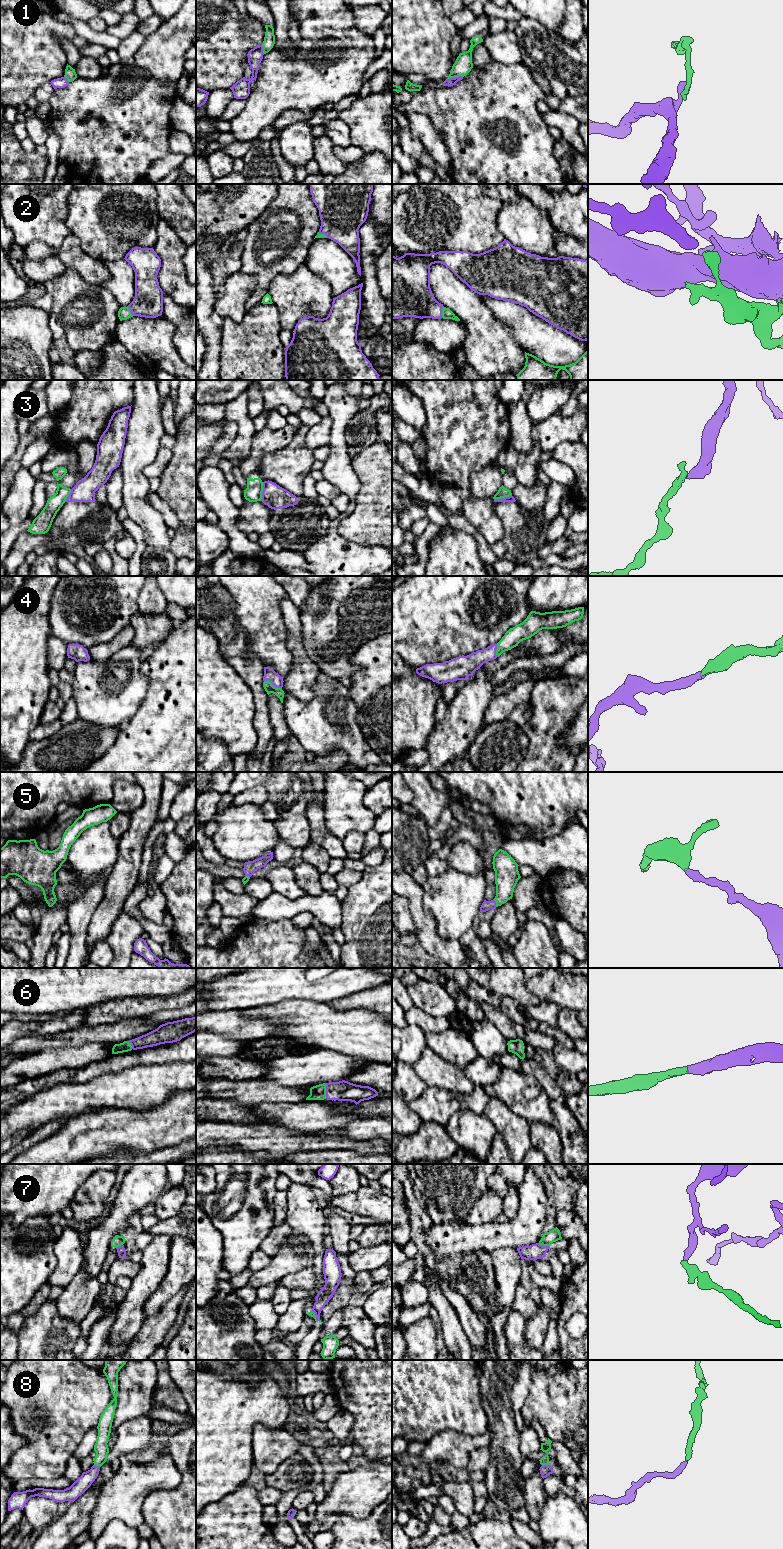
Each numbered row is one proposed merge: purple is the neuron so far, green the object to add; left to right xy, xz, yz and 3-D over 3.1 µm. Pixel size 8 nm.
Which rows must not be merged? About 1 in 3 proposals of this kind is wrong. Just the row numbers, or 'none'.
1, 3, 7

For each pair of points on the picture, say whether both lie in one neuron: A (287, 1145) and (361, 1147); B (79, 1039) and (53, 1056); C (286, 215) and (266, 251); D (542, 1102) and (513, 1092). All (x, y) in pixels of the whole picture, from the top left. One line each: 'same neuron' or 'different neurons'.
A: same neuron
B: different neurons
C: same neuron
D: same neuron

